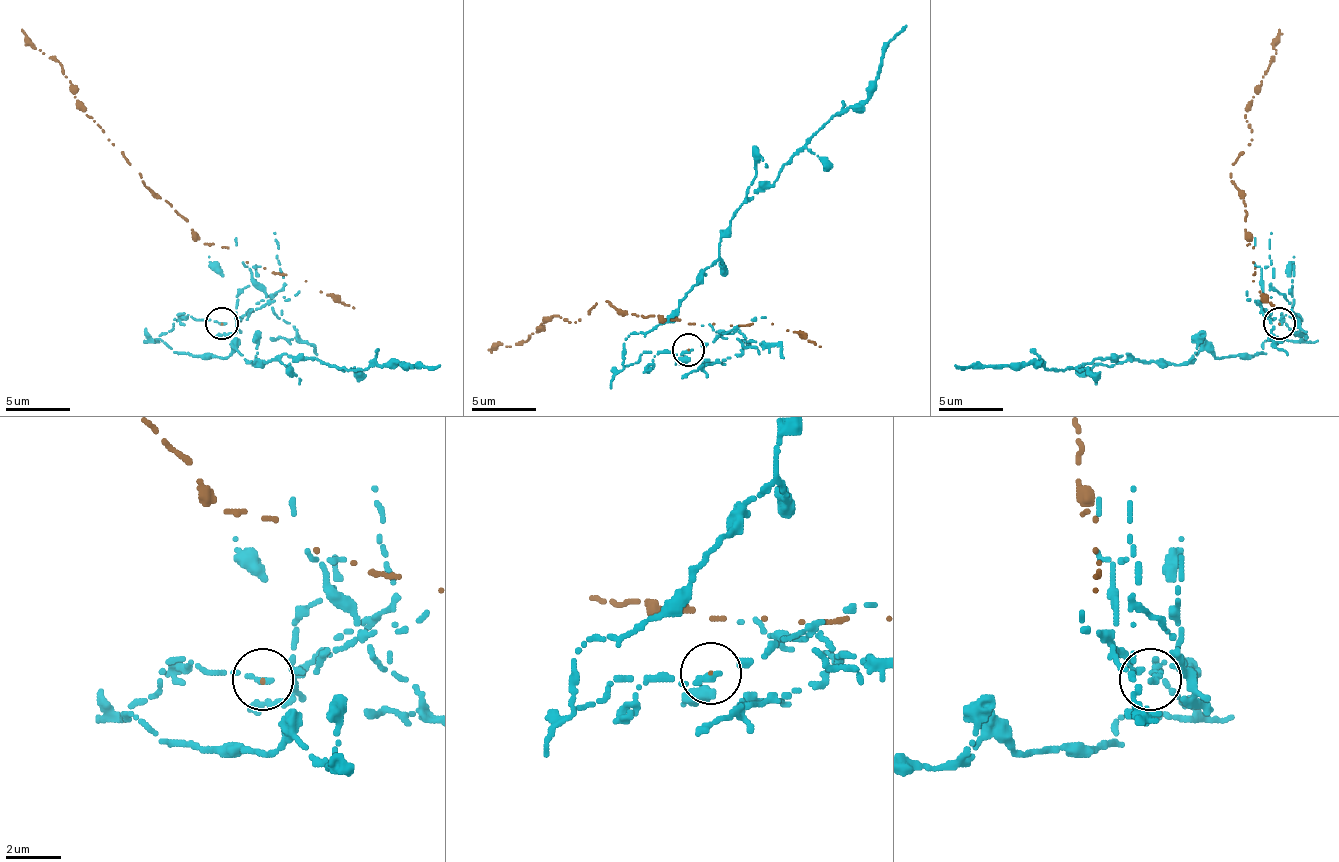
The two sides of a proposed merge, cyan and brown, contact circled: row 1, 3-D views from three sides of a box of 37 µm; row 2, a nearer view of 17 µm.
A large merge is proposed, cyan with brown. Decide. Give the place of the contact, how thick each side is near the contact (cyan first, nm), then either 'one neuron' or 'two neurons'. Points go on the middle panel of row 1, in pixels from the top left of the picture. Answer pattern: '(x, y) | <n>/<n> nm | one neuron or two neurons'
(688, 349) | 260/70 nm | two neurons

